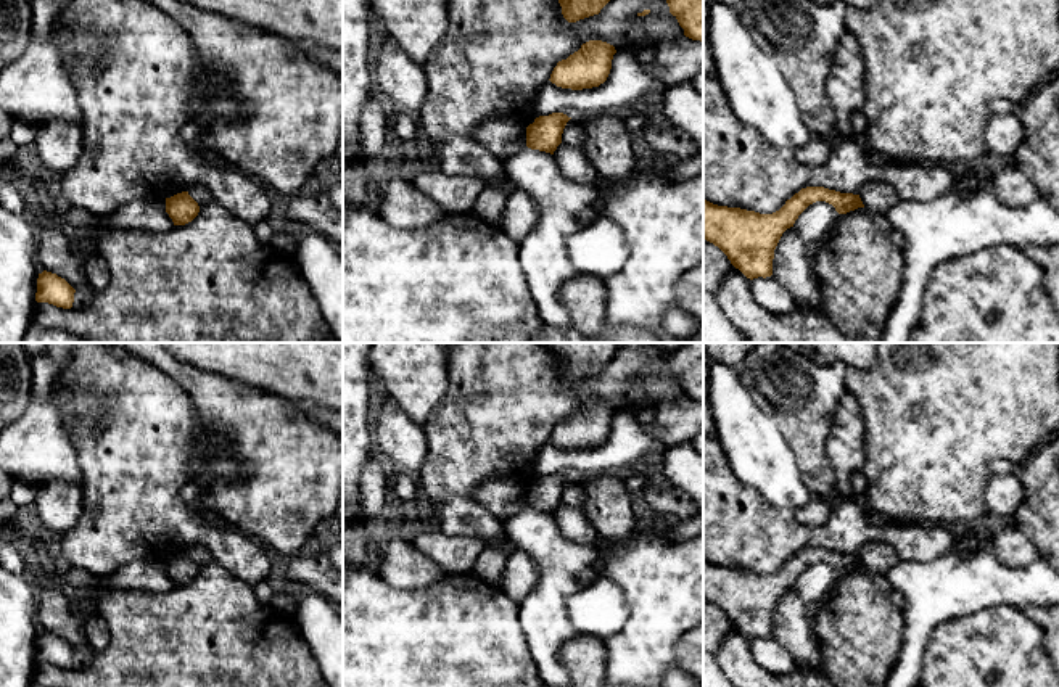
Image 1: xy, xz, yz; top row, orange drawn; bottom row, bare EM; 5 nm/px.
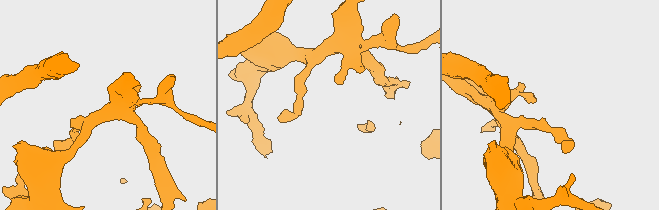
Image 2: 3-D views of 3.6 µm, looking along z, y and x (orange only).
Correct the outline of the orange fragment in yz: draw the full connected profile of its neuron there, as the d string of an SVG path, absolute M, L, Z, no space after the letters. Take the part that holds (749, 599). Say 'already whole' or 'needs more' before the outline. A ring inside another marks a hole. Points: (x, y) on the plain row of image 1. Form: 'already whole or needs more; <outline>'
needs more; M869 544L858 555L824 547L806 547L773 574L718 566L703 560L703 599L718 607L747 639L773 636L774 610L782 594L813 563L826 562L839 574L864 568L869 574L885 574L898 563L888 544Z

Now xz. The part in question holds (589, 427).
already whole; M589 401L567 420L557 423L550 442L562 449L583 450L604 444L612 430L615 407L602 401Z

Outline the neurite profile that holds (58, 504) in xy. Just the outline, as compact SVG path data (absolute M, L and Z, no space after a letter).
M64 481L40 487L34 504L42 523L60 539L76 526L82 505L82 487Z

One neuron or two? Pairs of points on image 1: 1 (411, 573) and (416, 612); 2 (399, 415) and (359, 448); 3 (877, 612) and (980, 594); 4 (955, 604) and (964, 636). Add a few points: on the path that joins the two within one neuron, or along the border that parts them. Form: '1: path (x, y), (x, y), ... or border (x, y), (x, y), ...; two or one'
1: border (379, 573), (403, 589), (422, 589), (448, 575); two
2: border (374, 398), (372, 438), (377, 451); two
3: border (902, 610), (900, 649); two
4: border (997, 605), (948, 618), (929, 637); two

